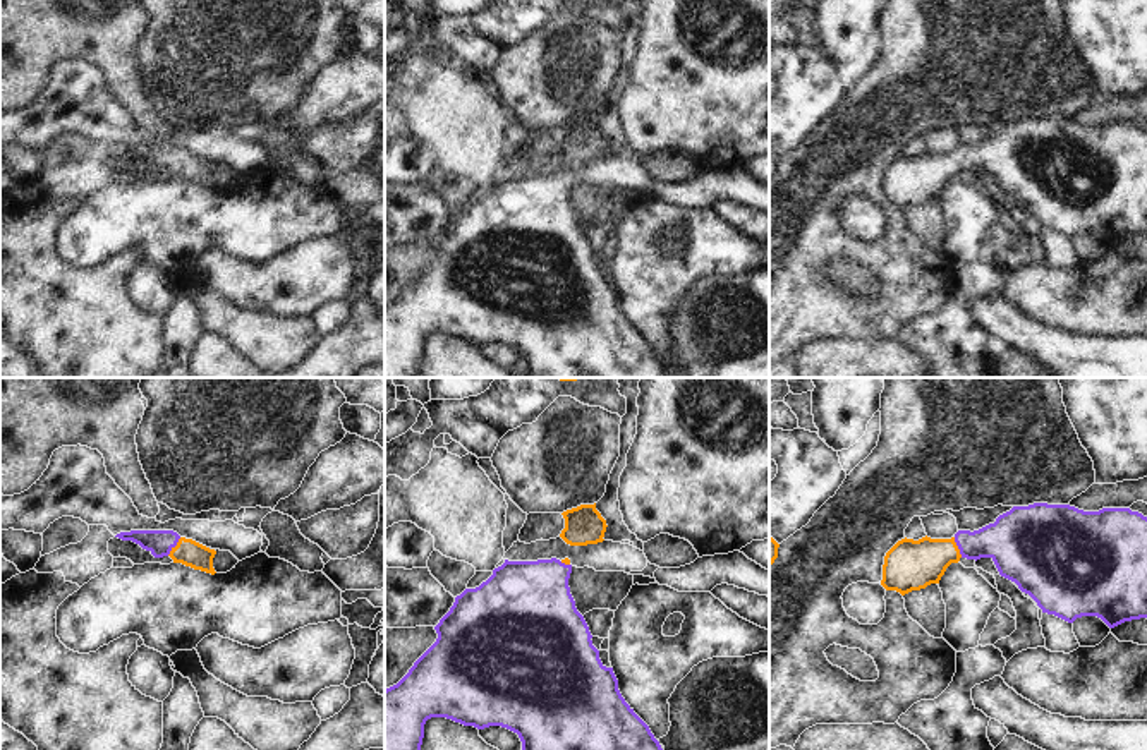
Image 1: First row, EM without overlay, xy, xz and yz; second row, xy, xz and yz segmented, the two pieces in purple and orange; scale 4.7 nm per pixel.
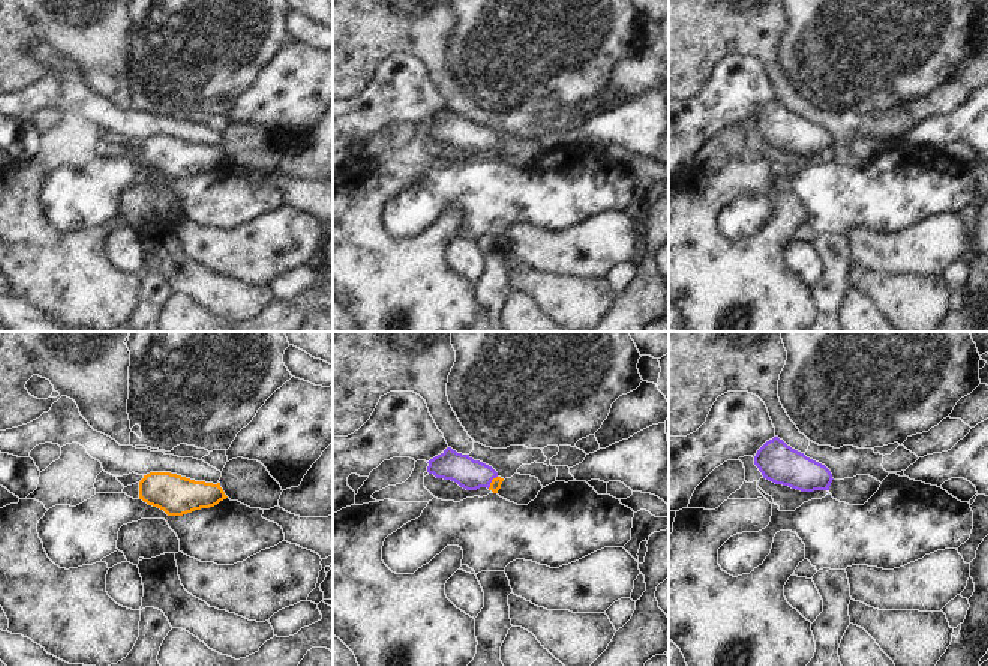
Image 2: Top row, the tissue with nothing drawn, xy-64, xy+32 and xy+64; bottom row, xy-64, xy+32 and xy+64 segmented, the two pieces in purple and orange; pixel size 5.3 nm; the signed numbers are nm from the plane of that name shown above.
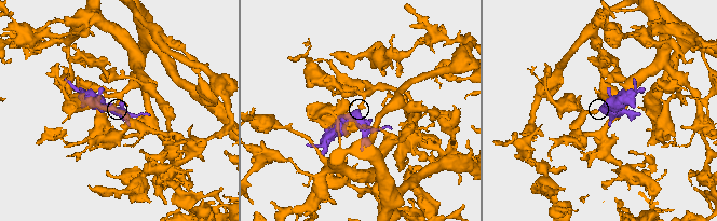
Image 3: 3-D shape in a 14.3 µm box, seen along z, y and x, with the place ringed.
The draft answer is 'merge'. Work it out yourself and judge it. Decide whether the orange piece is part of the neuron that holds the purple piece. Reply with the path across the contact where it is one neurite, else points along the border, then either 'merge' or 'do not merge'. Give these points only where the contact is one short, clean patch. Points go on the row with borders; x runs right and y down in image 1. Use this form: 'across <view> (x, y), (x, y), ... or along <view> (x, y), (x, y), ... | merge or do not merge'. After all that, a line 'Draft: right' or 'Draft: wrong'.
across xy (160, 543), (175, 544), (188, 551) | merge
Draft: right

